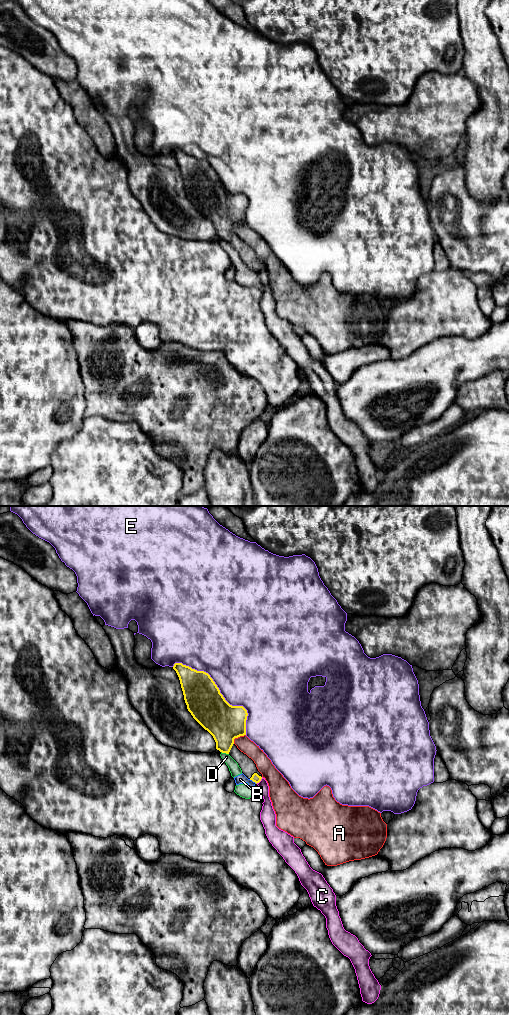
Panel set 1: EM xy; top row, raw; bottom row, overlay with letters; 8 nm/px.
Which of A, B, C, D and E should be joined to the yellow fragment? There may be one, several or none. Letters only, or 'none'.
none

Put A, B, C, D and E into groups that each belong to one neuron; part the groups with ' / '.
A / B D / C / E

